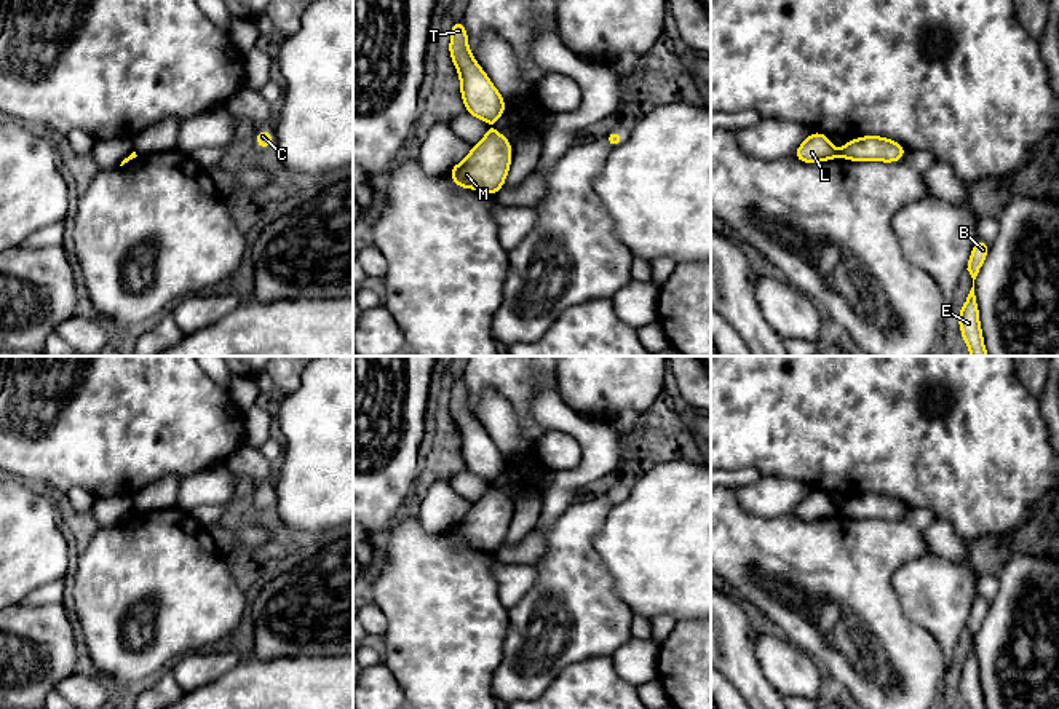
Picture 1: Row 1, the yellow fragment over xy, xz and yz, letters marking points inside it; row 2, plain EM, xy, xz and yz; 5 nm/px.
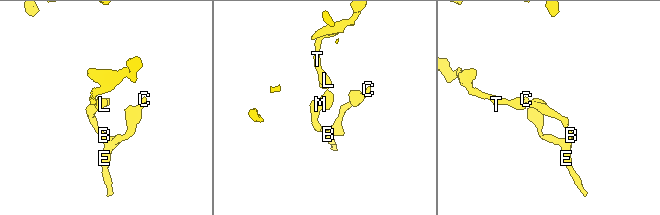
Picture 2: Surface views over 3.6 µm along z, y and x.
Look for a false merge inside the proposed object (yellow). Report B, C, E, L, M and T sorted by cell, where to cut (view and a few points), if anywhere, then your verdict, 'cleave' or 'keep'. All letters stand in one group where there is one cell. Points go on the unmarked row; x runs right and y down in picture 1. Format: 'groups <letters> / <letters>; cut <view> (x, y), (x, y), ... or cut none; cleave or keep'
groups B C E M / L T; cut yz (839, 510), (840, 514); cleave

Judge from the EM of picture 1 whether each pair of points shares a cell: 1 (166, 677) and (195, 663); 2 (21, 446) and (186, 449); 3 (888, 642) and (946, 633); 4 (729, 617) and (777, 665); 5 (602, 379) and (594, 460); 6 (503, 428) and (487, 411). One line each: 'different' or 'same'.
1: different
2: same
3: different
4: different
5: different
6: same

